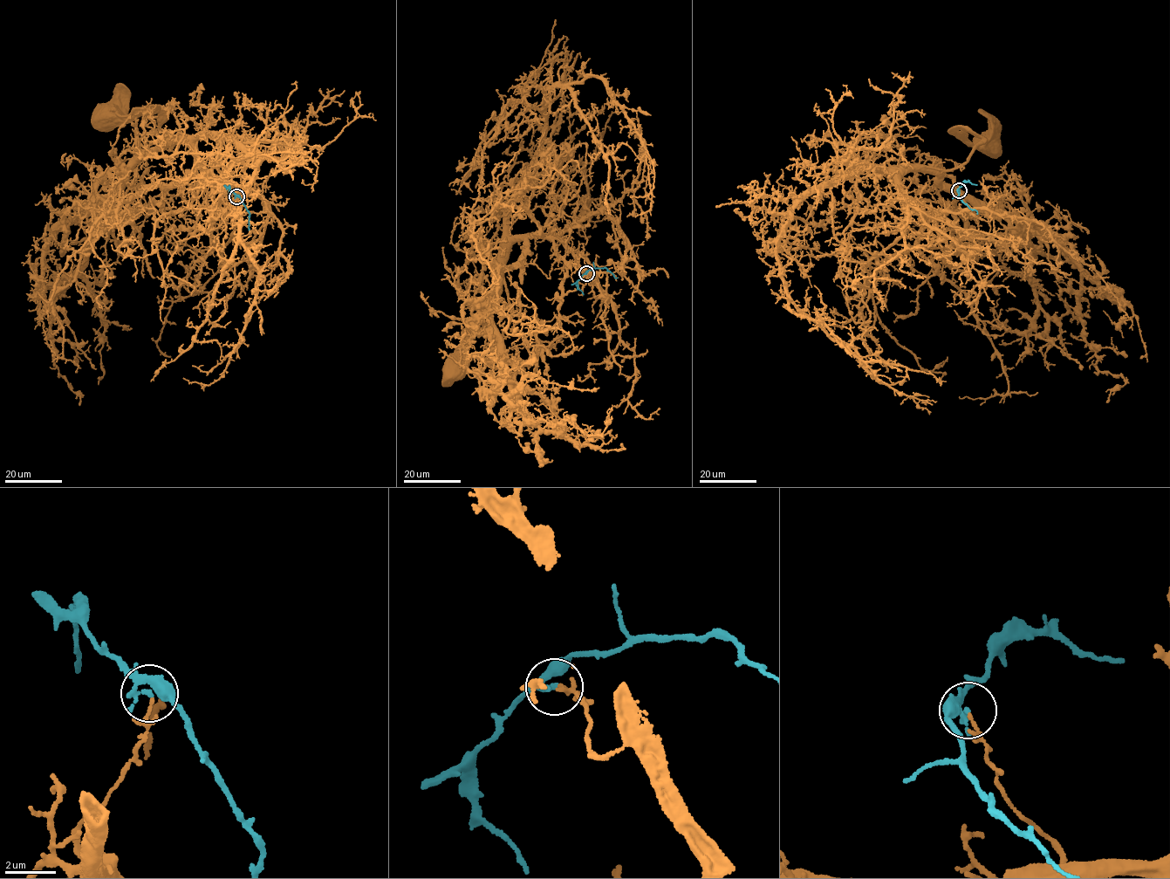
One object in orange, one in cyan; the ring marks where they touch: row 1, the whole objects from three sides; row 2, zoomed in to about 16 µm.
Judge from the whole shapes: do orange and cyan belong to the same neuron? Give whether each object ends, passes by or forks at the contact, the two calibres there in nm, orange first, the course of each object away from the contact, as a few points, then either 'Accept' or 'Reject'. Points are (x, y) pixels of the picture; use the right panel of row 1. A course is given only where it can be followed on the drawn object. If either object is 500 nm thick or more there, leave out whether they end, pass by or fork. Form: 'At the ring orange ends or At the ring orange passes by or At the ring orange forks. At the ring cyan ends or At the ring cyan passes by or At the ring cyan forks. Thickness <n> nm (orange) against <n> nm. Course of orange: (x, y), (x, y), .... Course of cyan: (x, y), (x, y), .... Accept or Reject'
At the ring orange forks. At the ring cyan passes by. Thickness 70 nm (orange) against 150 nm. Course of orange: (960, 190), (969, 208), (932, 210), (899, 178), (966, 161), (981, 138), (964, 131), (993, 144). Course of cyan: (959, 190), (962, 202), (977, 214). Accept

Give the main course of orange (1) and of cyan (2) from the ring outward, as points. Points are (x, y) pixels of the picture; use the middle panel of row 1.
1: (587, 273), (557, 240), (513, 242), (512, 317), (497, 342), (470, 339), (454, 374)
2: (586, 273), (605, 268), (617, 278)

